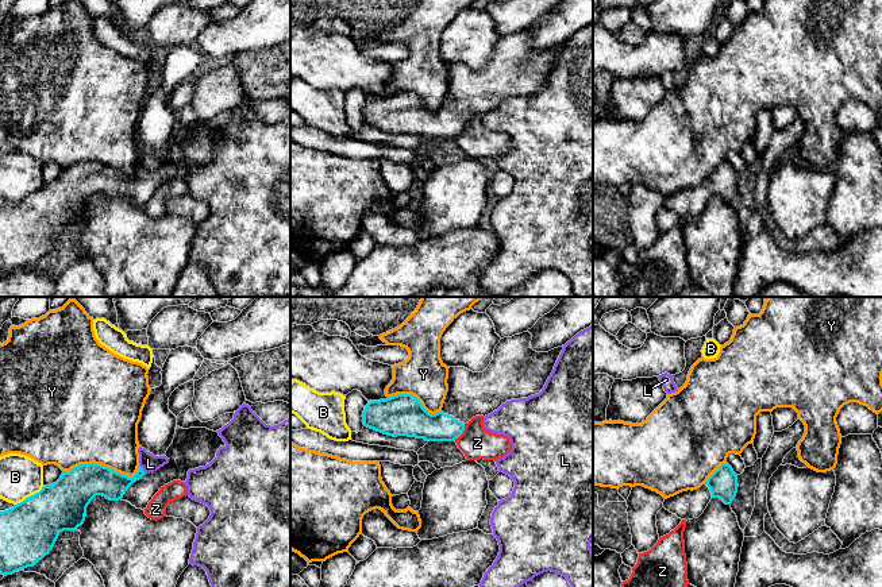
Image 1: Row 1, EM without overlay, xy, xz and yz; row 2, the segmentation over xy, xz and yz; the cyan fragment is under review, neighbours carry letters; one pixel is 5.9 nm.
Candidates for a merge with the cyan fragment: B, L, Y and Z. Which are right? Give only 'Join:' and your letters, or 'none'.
Join: none

